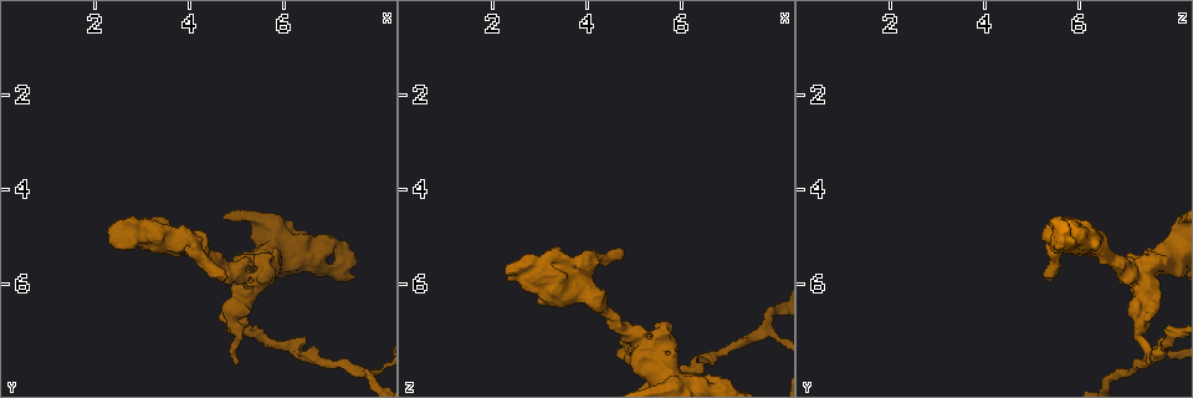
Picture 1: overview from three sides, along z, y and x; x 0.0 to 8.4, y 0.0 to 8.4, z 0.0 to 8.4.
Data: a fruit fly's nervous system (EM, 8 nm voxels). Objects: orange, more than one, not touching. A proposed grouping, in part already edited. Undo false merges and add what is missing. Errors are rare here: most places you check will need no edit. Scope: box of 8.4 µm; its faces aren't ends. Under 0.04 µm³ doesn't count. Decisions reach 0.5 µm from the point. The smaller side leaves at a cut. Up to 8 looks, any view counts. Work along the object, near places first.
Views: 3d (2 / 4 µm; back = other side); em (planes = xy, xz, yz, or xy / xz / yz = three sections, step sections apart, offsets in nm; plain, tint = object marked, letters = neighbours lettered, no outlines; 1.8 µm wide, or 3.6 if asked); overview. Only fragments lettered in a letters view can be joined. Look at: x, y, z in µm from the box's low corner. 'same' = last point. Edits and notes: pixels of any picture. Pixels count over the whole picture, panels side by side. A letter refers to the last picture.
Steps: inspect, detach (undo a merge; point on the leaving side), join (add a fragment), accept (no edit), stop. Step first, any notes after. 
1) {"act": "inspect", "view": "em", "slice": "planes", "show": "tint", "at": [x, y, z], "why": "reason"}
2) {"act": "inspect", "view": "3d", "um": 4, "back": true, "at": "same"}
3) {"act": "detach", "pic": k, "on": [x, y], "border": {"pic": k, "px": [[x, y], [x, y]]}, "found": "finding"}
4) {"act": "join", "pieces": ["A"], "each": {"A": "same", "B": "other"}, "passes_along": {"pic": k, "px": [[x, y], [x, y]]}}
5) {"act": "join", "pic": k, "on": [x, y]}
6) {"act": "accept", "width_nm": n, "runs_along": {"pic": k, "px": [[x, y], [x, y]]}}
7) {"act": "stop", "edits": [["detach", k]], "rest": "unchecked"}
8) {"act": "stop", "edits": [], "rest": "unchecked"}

{"act": "inspect", "view": "em", "um": 3.6, "slice": "xz", "step": 16, "show": "tint", "at": [2.95, 5.05, 6.00], "why": "sharp bend"}

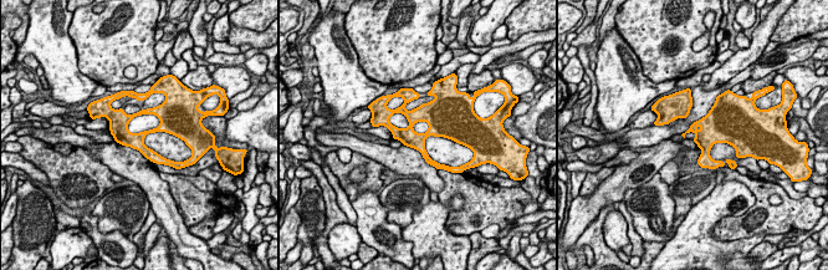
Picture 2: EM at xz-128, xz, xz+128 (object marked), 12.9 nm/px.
{"act": "inspect", "view": "em", "um": 3.6, "slice": "planes", "show": "tint", "at": "same", "why": "another direction"}

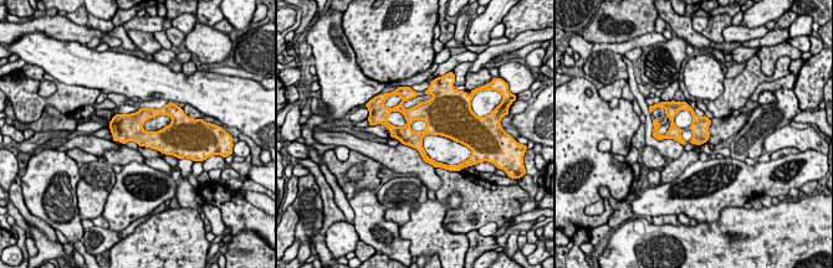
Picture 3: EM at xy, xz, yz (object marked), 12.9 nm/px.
{"act": "inspect", "view": "em", "um": 3.6, "slice": "planes", "show": "letters", "at": "same"}

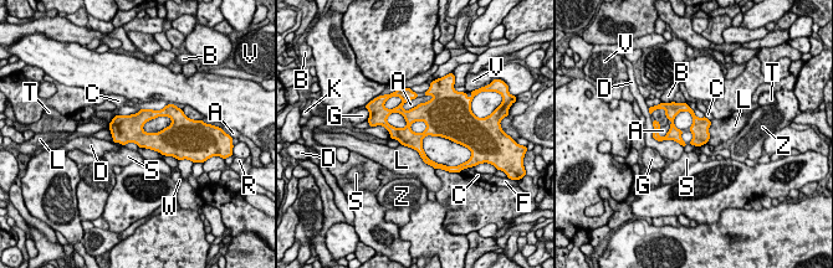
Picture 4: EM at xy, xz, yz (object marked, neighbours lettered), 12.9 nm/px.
{"act": "accept", "each": {"A": "other", "B": "other", "C": "other", "D": "other", "F": "other", "G": "other", "K": "other", "L": "other", "R": "other", "S": "other", "T": "other", "V": "other", "W": "other", "Z": "other"}, "border": {"pic": 4, "px": [[139, 147], [157, 150], [163, 155]]}, "found": "continuous, no second neuron"}

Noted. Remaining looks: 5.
{"act": "inspect", "view": "3d", "um": 4, "at": [5.05, 5.80, 7.30], "why": "sudden change in width"}

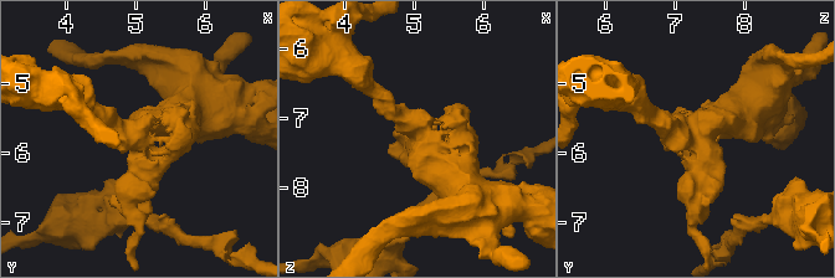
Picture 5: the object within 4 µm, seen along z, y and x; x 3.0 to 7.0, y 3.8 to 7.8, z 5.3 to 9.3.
{"act": "inspect", "view": "em", "slice": "planes", "show": "tint", "at": [5.10, 5.75, 7.35], "arms": 3, "arm_widths_nm": [220, 420, 550]}

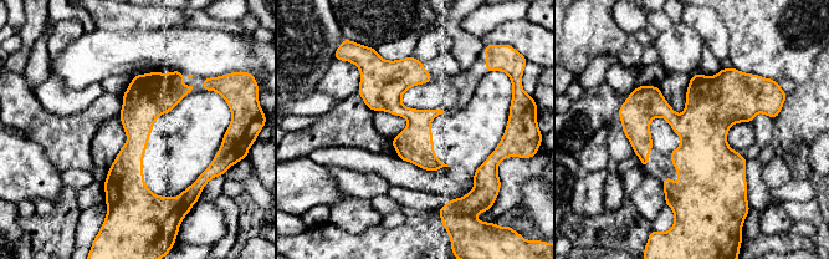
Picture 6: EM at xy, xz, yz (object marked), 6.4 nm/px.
{"act": "inspect", "view": "em", "slice": "planes", "show": "letters", "at": "same"}

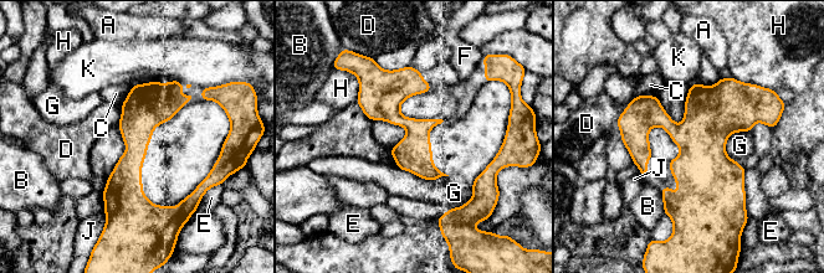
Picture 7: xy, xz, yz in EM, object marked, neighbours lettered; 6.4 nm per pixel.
{"act": "accept", "each": {"A": "other", "B": "other", "C": "other", "D": "other", "E": "other", "F": "other", "G": "other", "H": "other", "J": "other", "K": "other"}, "runs_along": {"pic": 7, "px": [[178, 85], [137, 125], [129, 214]]}, "found": "all the same neuron"}

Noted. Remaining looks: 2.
{"act": "inspect", "view": "em", "slice": "planes", "show": "letters", "at": [4.80, 5.90, 5.30], "why": "branch stops here"}

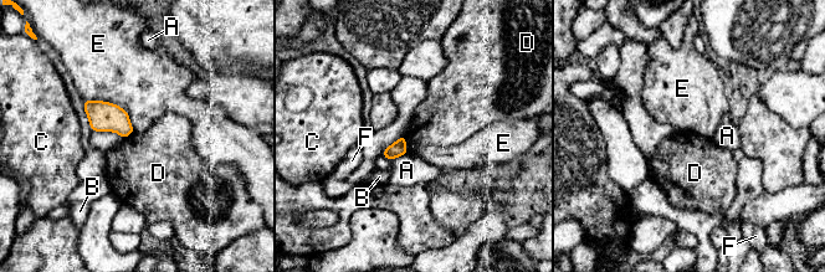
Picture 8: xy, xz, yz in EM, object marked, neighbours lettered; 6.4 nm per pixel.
{"act": "accept", "each": {"A": "other", "B": "other", "C": "other", "D": "other", "E": "other", "F": "other"}, "border": {"pic": 8, "px": [[403, 136], [408, 152]]}, "found": "none of them fits"}

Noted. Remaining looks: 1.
{"act": "stop", "edits": [], "rest": "unchecked"}

